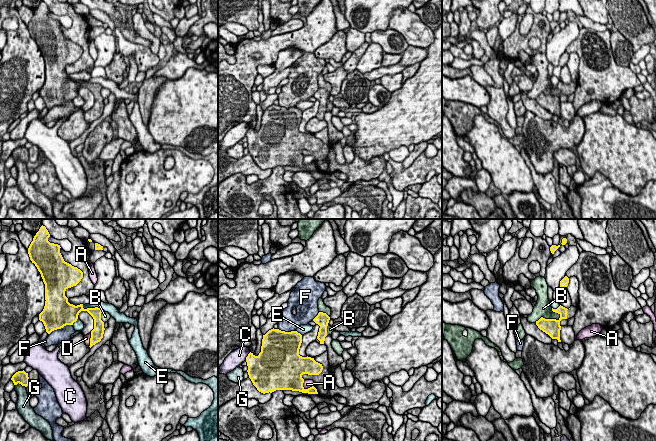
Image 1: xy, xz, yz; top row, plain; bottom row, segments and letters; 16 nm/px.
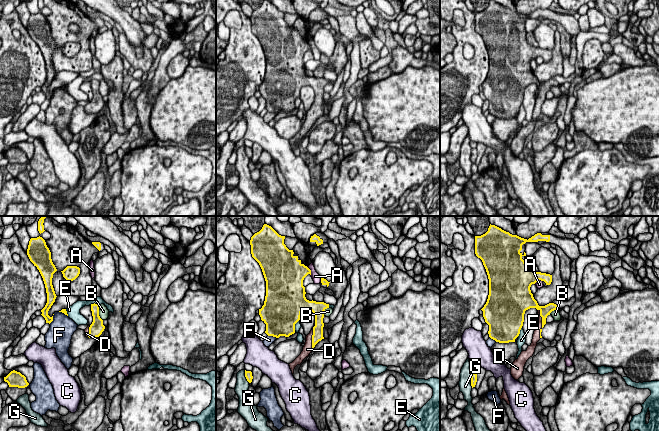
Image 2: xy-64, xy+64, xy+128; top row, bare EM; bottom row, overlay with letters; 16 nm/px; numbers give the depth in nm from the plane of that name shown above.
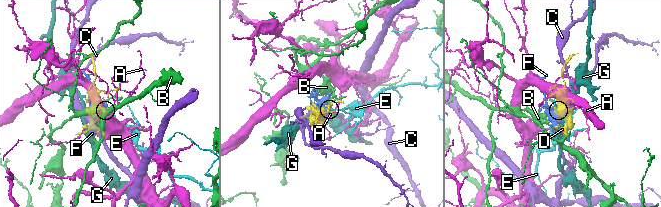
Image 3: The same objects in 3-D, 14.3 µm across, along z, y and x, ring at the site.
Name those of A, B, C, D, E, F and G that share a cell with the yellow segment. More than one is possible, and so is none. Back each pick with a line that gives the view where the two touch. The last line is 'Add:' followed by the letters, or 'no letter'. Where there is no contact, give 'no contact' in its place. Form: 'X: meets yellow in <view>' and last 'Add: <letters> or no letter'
D: meets yellow in xy
Add: D

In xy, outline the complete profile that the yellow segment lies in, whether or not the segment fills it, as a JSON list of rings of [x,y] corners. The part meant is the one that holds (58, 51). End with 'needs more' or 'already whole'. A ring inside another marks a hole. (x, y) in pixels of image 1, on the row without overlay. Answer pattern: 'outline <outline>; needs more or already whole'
outline [[[41,2],[33,14],[28,30],[35,40],[45,60],[45,82],[39,90],[46,108],[73,101],[81,87],[87,87],[94,95],[94,105],[84,112],[86,122],[90,124],[100,118],[104,110],[104,98],[101,96],[101,84],[83,84],[83,80],[73,81],[68,78],[65,67],[76,62],[83,54],[83,48],[64,37],[60,29],[60,21],[50,19],[50,10],[45,2]]]; needs more

